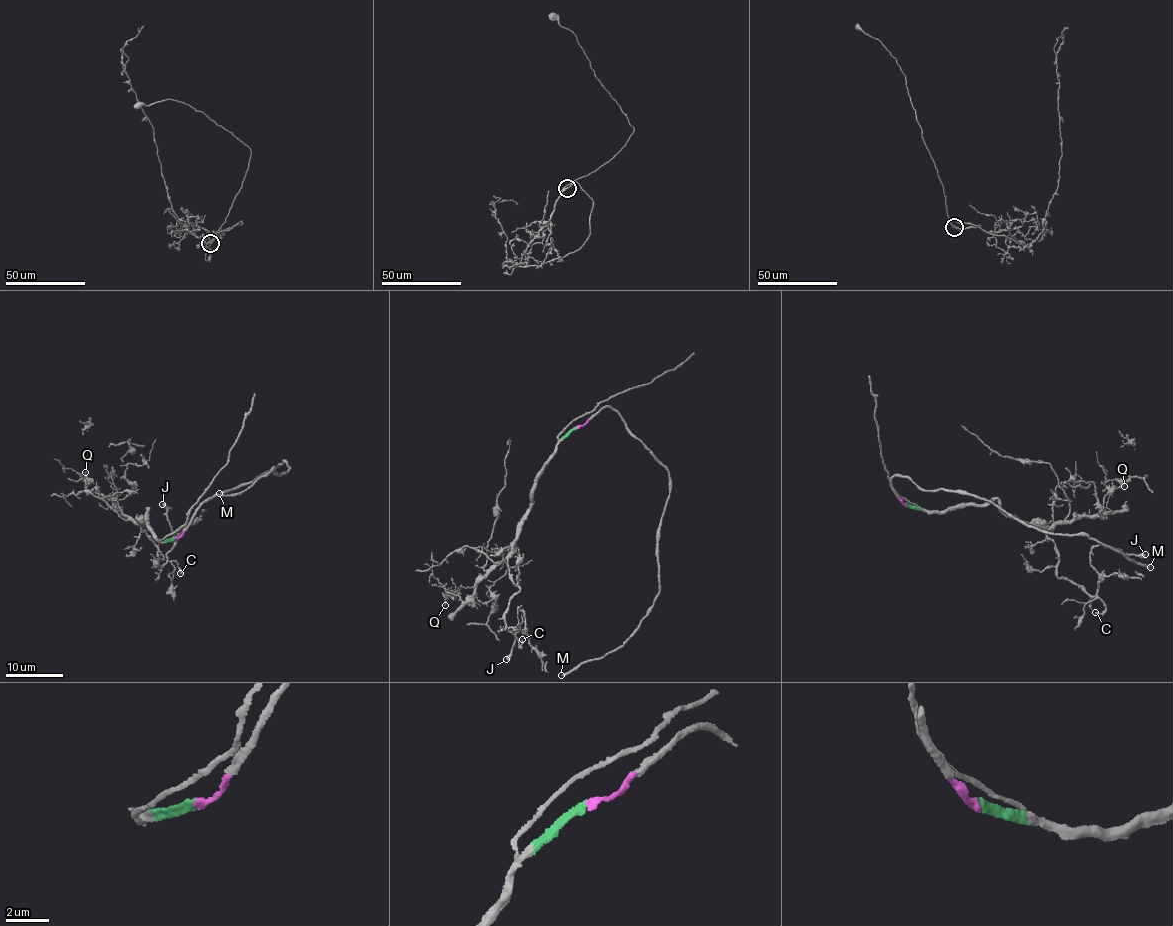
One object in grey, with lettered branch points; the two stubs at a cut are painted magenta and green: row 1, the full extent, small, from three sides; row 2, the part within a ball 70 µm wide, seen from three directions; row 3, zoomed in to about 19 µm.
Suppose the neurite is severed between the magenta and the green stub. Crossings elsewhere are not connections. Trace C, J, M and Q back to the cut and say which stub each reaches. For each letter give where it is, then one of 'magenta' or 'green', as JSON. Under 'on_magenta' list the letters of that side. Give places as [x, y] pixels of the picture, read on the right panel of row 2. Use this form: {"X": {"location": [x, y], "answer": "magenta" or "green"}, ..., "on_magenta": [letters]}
{"C": {"location": [1095, 612], "answer": "green"}, "J": {"location": [1145, 554], "answer": "green"}, "M": {"location": [1150, 567], "answer": "magenta"}, "Q": {"location": [1124, 486], "answer": "green"}, "on_magenta": ["M"]}

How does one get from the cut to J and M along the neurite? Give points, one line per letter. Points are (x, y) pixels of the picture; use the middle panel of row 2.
J: (576, 427), (536, 482), (508, 554), (519, 590), (505, 612), (507, 627), (525, 628), (523, 610), (506, 660)
M: (576, 427), (607, 406), (614, 409), (668, 471), (669, 492), (651, 610), (621, 646), (561, 675)

